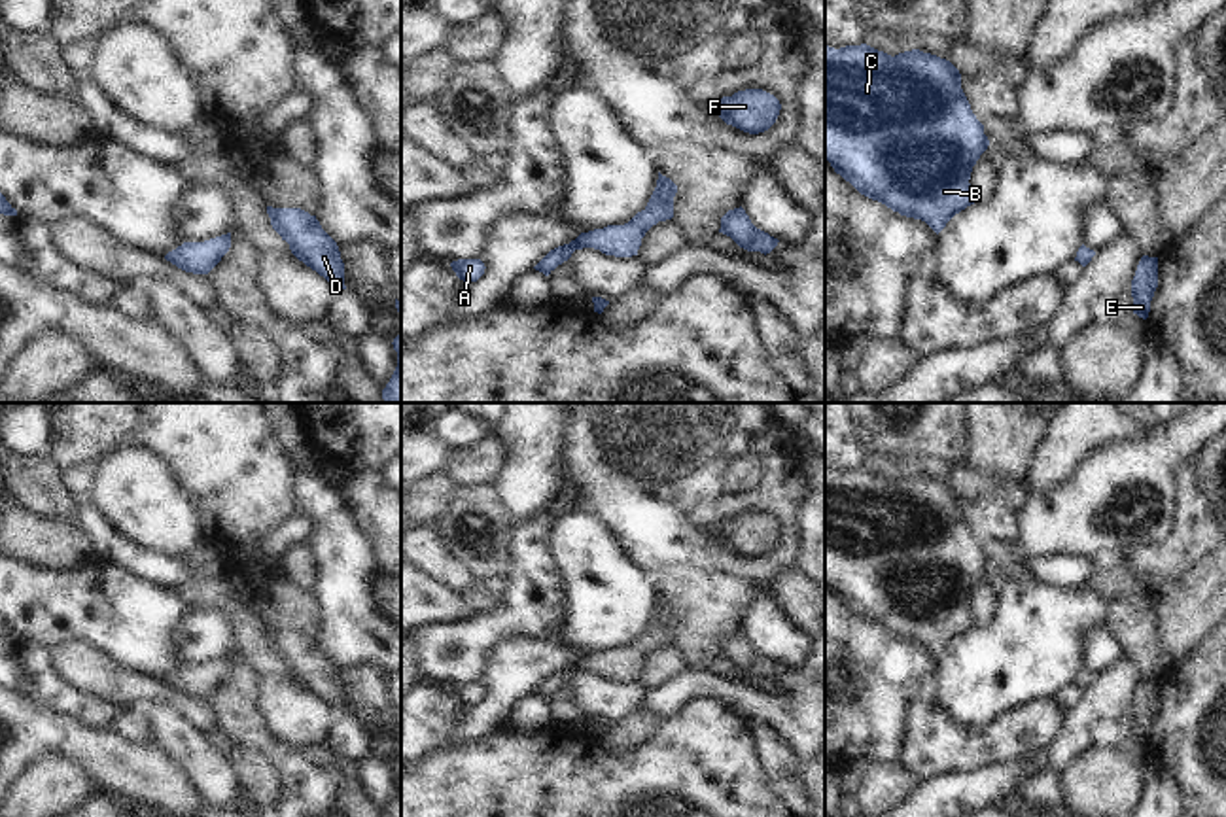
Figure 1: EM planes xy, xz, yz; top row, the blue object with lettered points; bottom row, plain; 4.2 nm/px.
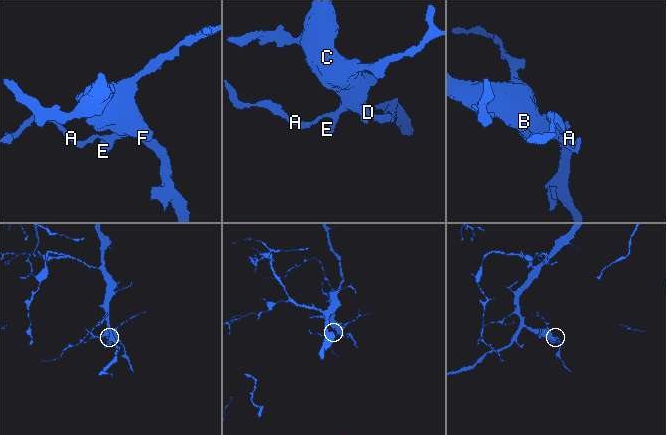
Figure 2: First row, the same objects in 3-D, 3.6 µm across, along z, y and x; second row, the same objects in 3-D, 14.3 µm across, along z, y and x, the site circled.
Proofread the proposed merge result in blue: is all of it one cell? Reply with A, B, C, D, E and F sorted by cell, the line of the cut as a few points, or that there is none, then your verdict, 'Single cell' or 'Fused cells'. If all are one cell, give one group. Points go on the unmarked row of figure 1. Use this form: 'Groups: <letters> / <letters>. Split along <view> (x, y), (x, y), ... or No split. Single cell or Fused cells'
Groups: A B C D E F. No split. Single cell

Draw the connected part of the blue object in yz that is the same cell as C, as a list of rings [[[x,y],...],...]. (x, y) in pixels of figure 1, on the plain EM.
[[[867,467],[825,469],[825,584],[861,618],[925,645],[938,658],[955,637],[976,626],[969,603],[988,569],[984,548],[961,513],[961,497],[950,484],[920,473],[891,480]]]

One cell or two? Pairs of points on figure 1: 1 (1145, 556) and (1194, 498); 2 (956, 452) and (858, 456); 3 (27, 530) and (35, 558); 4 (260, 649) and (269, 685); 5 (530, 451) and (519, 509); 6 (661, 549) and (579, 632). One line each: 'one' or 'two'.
1: one
2: two
3: one
4: two
5: one
6: two

